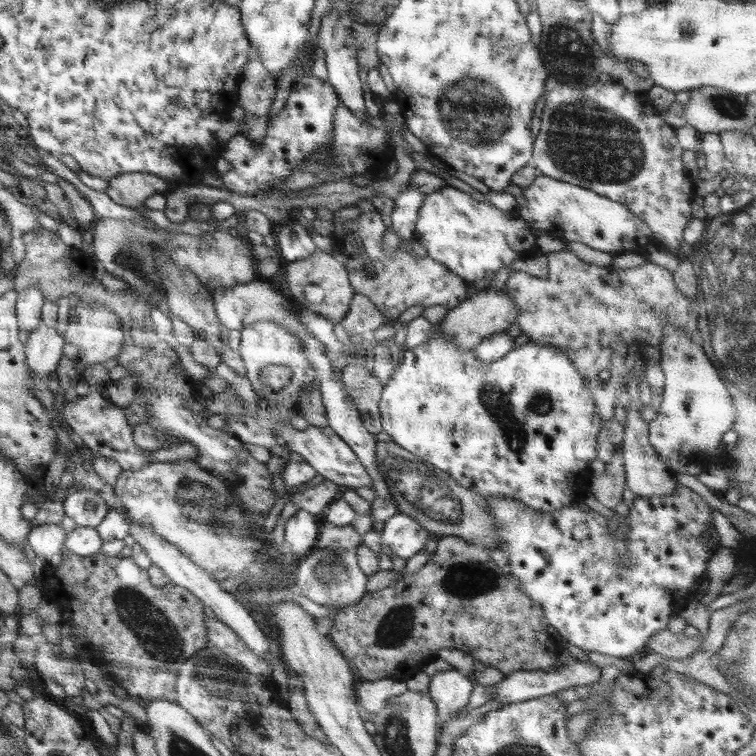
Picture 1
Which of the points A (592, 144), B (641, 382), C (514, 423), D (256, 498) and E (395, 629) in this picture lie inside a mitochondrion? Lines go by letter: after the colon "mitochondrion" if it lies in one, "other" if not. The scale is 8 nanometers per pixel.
A: mitochondrion
B: other
C: mitochondrion
D: mitochondrion
E: mitochondrion

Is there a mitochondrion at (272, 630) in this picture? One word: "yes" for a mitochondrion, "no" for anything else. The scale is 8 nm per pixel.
no

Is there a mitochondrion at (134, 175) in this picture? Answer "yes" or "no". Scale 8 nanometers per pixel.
no

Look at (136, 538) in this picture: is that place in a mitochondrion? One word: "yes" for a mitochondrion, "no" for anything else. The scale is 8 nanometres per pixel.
no

